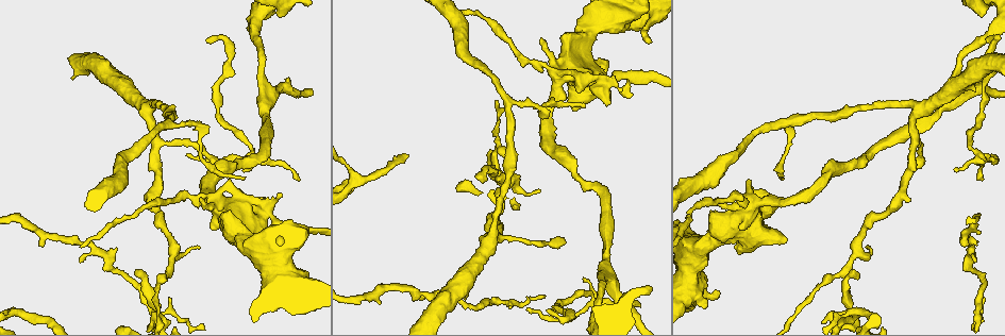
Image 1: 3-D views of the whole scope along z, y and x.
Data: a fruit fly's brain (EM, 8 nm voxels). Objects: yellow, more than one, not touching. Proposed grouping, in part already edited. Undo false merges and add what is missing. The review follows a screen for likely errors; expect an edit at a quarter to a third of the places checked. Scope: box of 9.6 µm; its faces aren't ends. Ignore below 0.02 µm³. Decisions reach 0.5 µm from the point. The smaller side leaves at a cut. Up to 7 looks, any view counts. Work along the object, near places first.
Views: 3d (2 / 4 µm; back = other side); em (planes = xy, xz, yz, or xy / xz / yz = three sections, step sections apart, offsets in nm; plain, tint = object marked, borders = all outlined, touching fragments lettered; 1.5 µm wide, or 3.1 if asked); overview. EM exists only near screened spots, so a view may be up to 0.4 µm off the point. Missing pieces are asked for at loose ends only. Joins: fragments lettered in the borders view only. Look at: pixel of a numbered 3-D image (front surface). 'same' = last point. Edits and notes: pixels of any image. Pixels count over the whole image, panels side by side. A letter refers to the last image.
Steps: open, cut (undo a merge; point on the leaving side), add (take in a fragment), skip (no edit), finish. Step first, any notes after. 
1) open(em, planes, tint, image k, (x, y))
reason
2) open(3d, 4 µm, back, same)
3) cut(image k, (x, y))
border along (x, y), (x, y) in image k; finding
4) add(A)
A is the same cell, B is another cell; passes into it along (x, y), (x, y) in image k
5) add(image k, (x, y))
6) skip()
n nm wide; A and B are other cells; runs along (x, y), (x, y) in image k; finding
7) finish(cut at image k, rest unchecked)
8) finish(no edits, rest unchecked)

open(3d, 4 µm, image 1, (79, 261))
free end

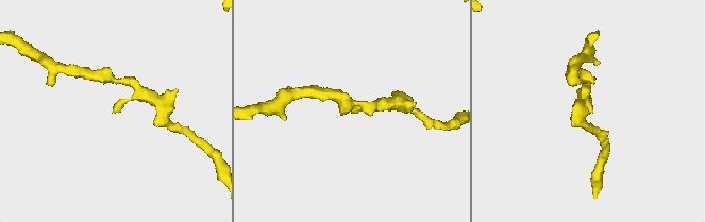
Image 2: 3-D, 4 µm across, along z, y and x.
open(em, xy, step 4, tint, image 2, (115, 111))
now the EM

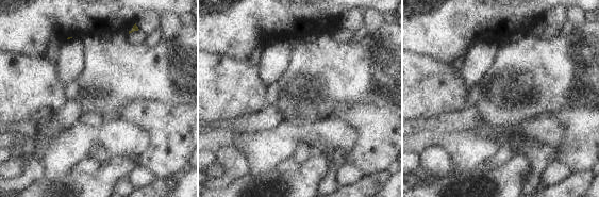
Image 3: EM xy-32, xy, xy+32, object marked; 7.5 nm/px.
open(em, planes, borders, same)

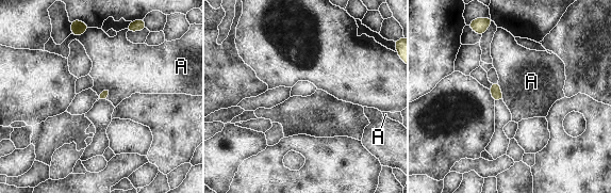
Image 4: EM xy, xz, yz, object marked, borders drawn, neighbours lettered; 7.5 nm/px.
skip()
A is another cell; no lettered fragment goes on from it

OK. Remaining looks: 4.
open(3d, 4 µm, image 1, (484, 181))
an open end

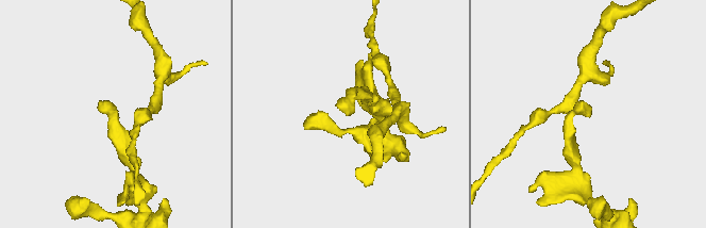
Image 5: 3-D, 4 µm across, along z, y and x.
open(em, planes, tint, image 5, (351, 114))
need the tissue

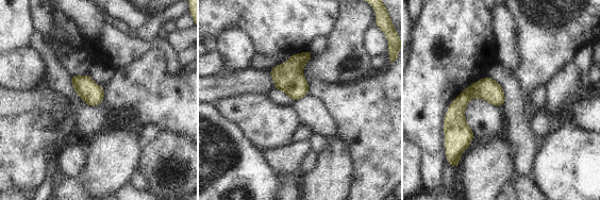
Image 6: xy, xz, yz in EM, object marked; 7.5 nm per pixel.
open(em, planes, borders, same)
what lies round it

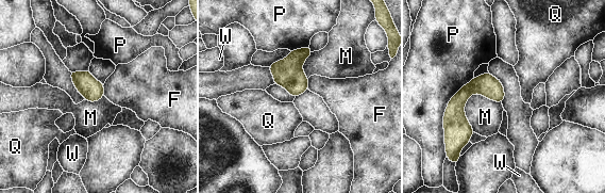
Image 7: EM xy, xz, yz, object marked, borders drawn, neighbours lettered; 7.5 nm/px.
skip()
F, M, P, Q and W are other cells; border along (501, 102), (468, 98), (473, 131) in image 7; none of them fits

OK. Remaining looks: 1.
finish(no edits, rest unchecked)

